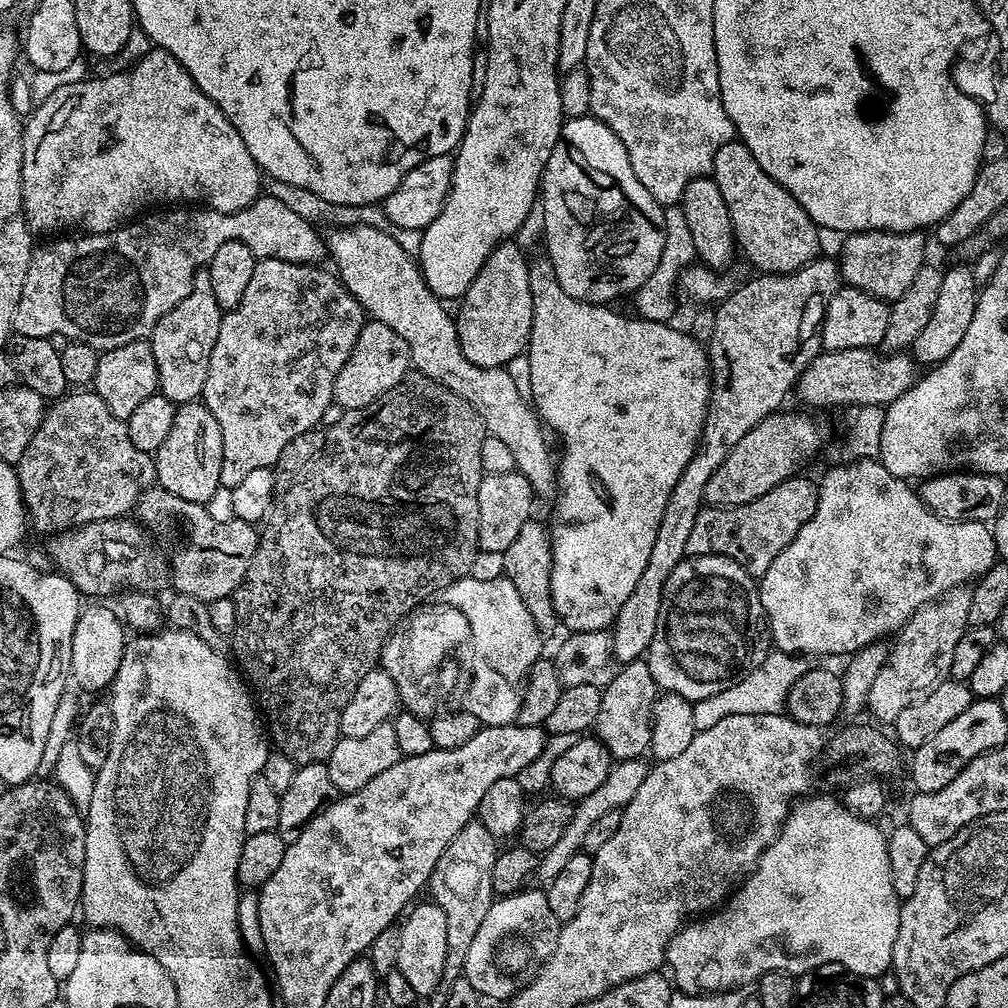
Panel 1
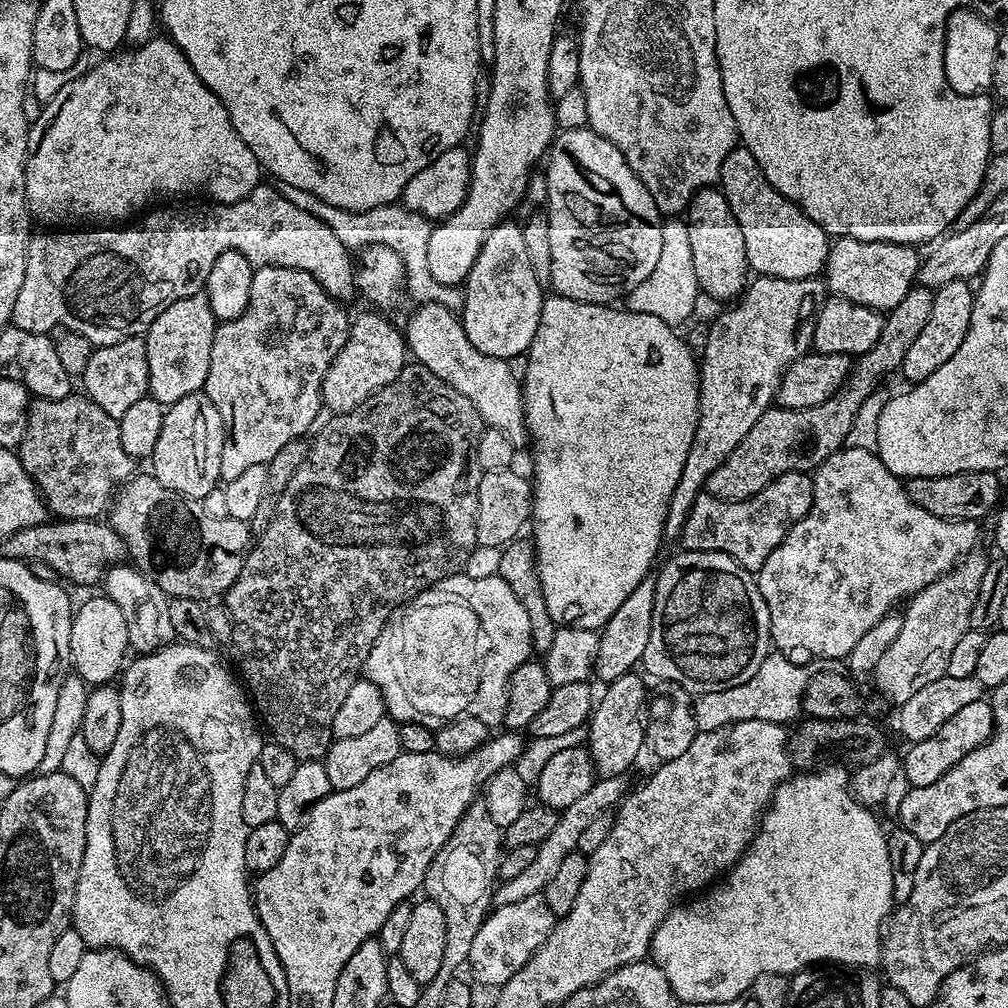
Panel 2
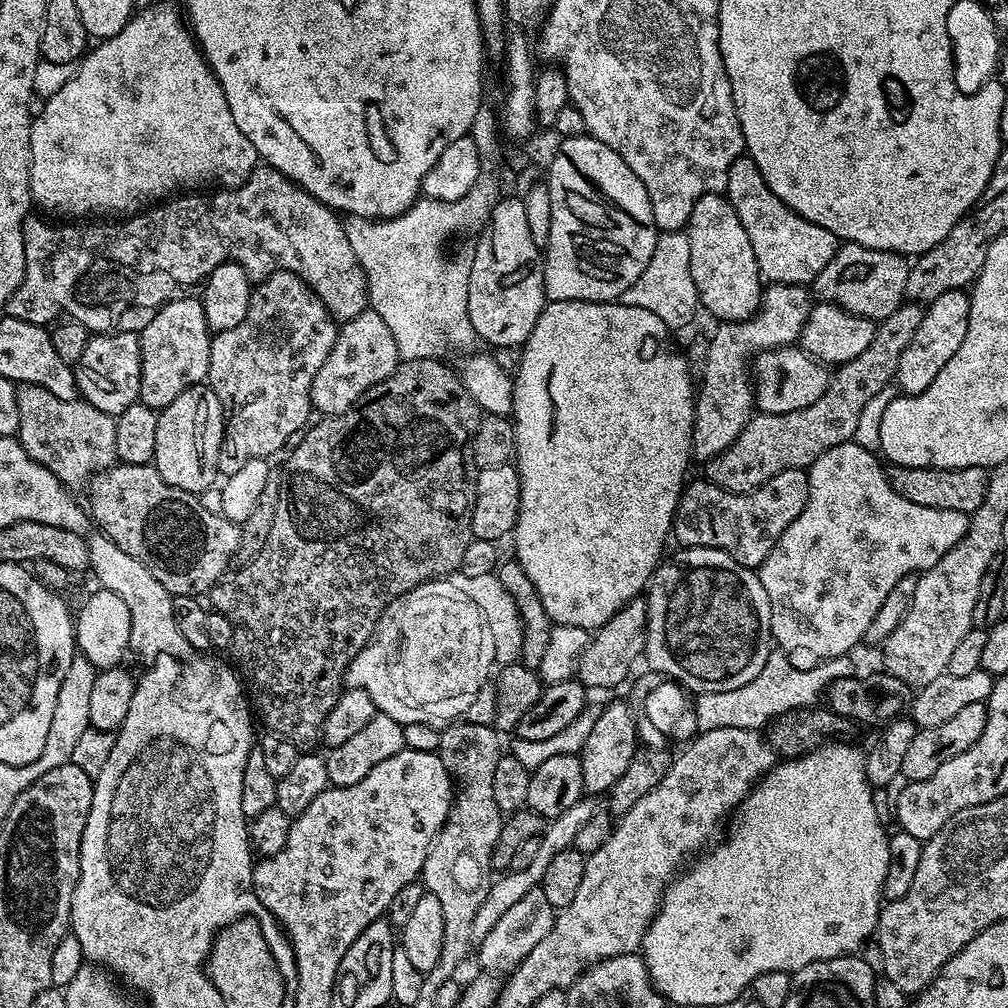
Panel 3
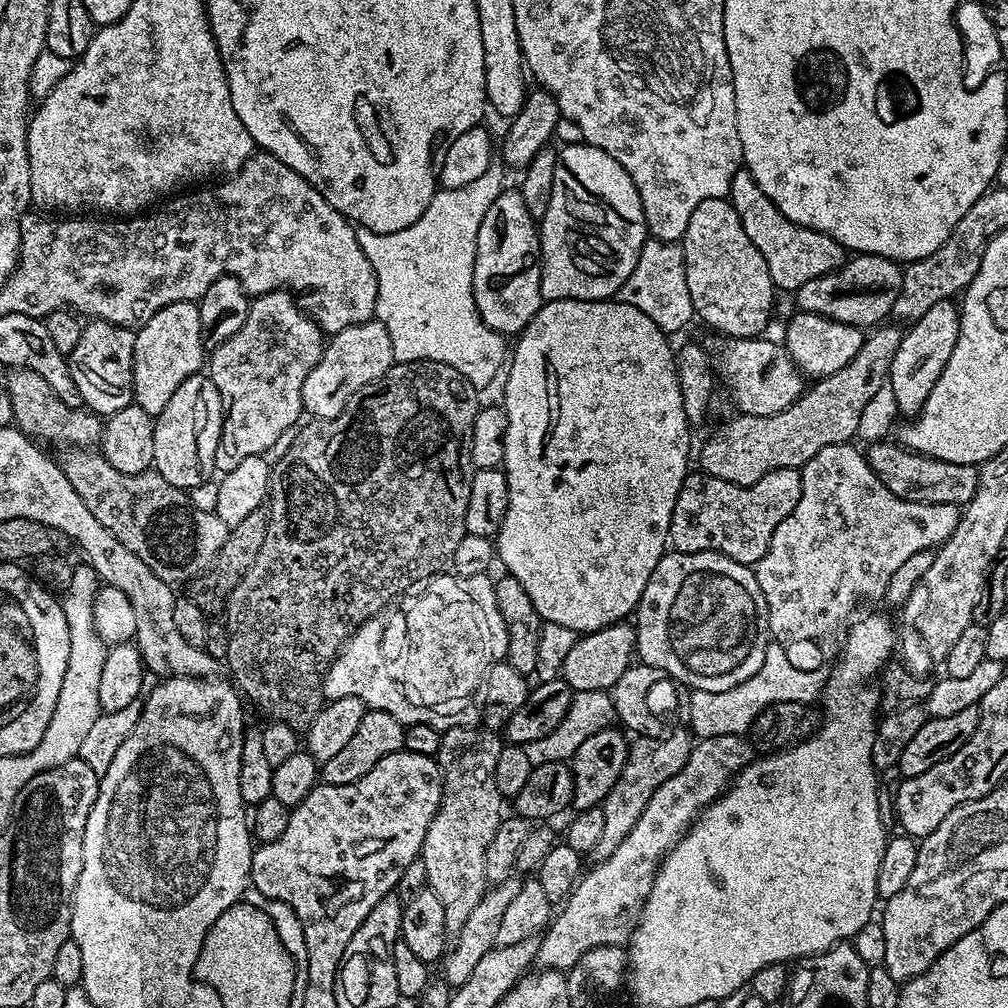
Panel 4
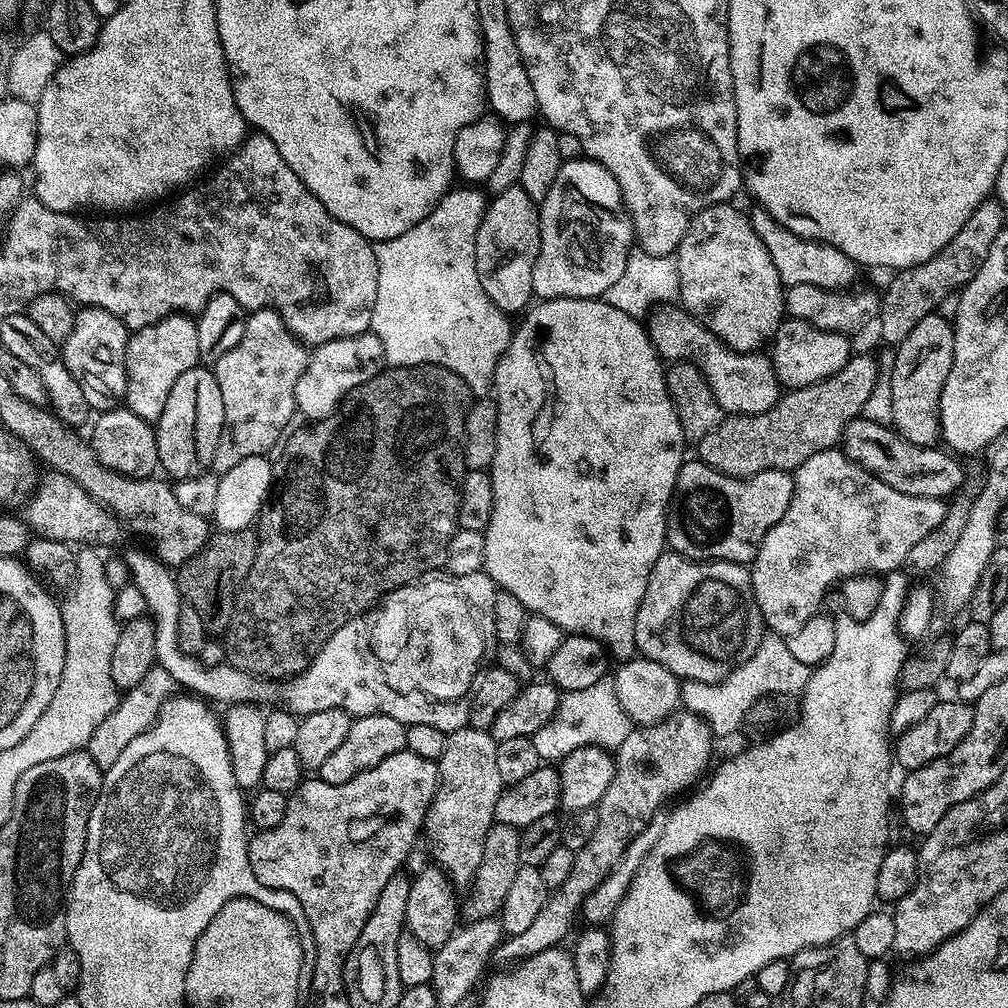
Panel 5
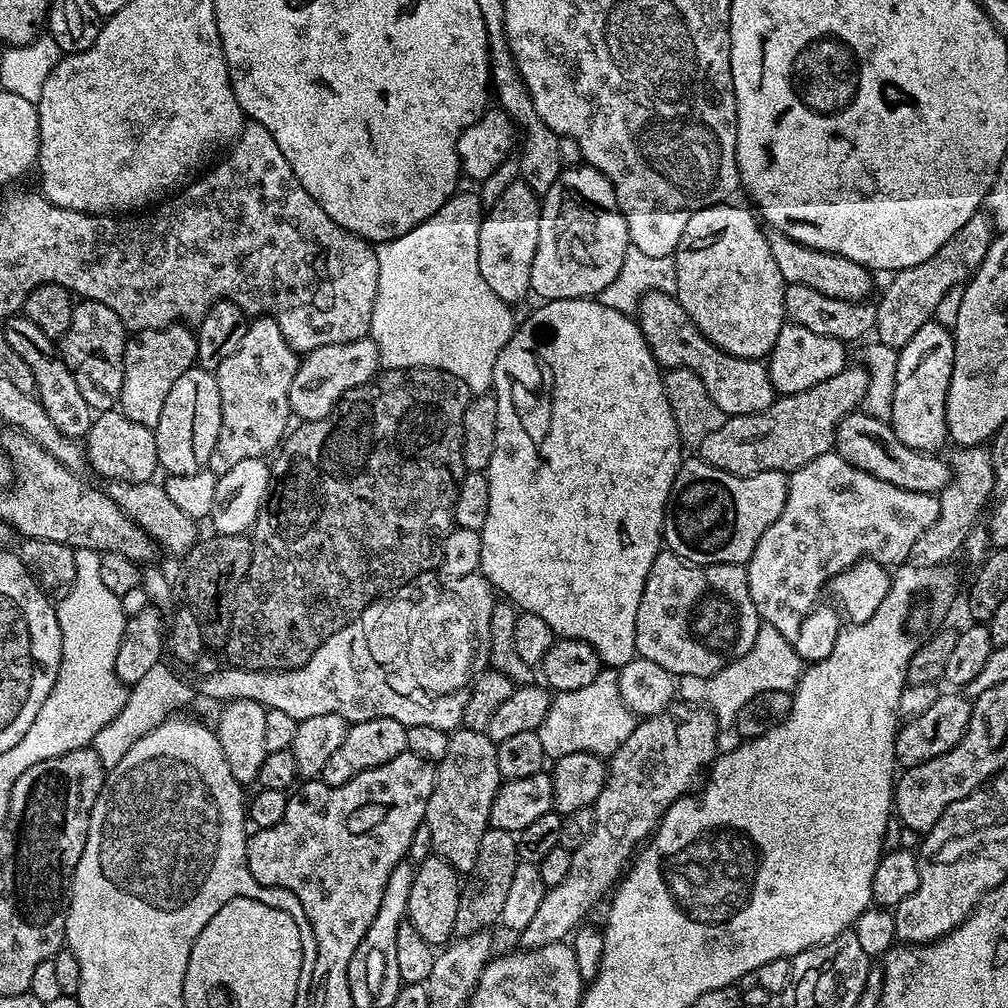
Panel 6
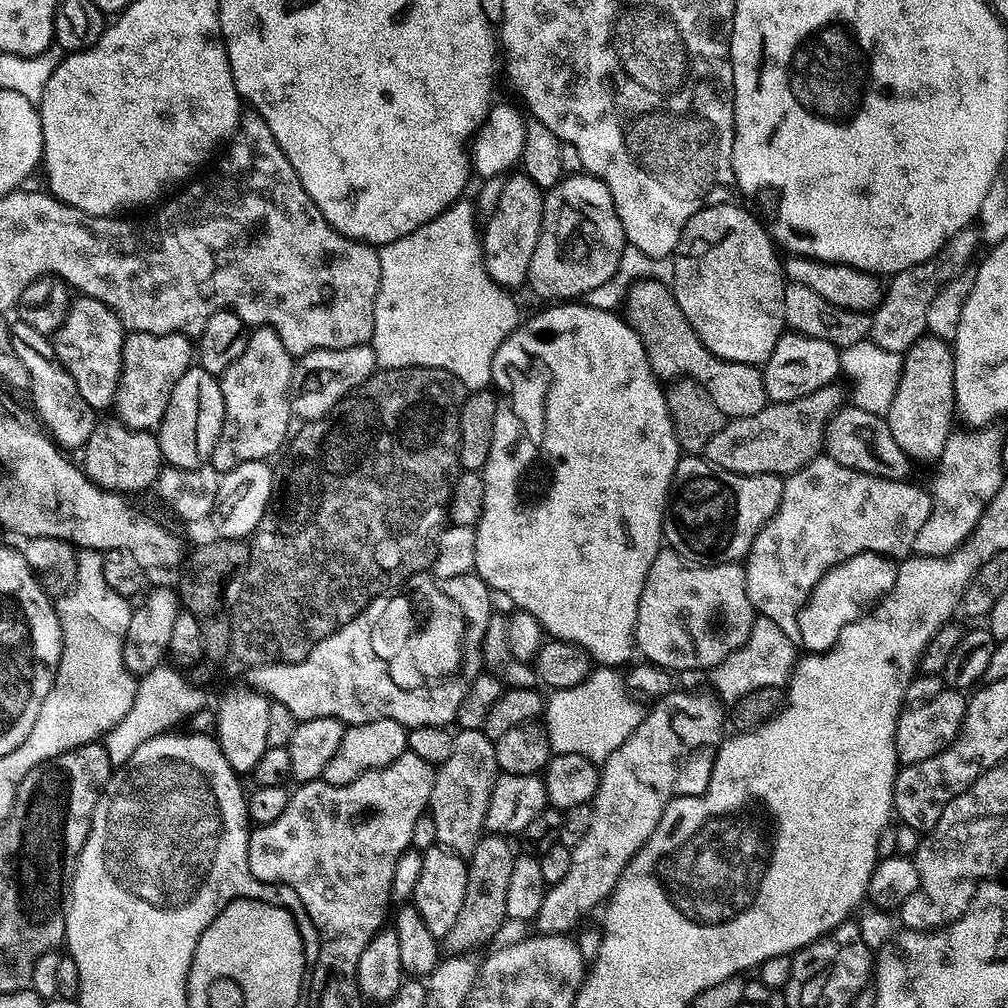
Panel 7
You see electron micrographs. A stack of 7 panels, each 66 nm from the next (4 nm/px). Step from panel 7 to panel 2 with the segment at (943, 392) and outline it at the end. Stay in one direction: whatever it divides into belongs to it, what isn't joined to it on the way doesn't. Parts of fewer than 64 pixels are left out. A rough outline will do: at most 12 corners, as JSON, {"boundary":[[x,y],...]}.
{"boundary":[[974,288],[935,289],[930,318],[902,365],[925,380],[954,358],[970,330]]}

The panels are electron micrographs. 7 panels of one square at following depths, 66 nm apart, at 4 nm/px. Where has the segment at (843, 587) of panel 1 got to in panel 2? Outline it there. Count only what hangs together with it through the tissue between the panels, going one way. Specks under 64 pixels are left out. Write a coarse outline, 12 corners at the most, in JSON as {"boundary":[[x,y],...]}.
{"boundary":[[870,448],[814,470],[756,576],[779,651],[843,661],[966,552]]}

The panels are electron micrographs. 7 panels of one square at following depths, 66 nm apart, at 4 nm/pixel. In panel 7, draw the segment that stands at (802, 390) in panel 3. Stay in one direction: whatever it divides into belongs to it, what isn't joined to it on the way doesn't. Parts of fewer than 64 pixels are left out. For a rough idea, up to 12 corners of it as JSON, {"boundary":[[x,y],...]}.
{"boundary":[[636,281],[622,315],[657,380],[697,380],[725,418],[770,403],[763,371],[706,350],[671,287]]}

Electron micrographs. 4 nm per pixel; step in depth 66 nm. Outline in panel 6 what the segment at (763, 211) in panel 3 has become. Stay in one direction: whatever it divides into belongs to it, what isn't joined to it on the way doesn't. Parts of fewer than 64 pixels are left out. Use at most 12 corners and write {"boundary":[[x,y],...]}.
{"boundary":[[767,238],[785,285],[855,304],[873,273],[850,258]]}

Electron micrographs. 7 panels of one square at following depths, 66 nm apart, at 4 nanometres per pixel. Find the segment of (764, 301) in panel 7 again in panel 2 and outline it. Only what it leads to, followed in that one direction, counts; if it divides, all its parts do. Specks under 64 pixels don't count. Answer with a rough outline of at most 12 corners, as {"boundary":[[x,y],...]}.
{"boundary":[[723,192],[693,194],[686,223],[699,291],[735,301],[746,242]]}

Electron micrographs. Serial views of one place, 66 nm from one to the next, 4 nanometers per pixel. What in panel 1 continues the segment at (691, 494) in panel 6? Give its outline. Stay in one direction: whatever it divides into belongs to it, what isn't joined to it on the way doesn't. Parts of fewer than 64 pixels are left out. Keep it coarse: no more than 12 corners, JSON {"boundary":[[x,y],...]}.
{"boundary":[[789,476],[754,502],[701,508],[685,553],[752,577],[794,542],[817,481]]}

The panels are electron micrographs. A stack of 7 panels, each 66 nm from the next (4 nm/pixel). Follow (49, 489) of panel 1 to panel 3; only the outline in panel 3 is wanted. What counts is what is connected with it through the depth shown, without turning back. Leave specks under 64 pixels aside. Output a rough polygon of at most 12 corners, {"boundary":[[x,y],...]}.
{"boundary":[[20,384],[18,433],[61,482],[117,463],[116,417]]}

